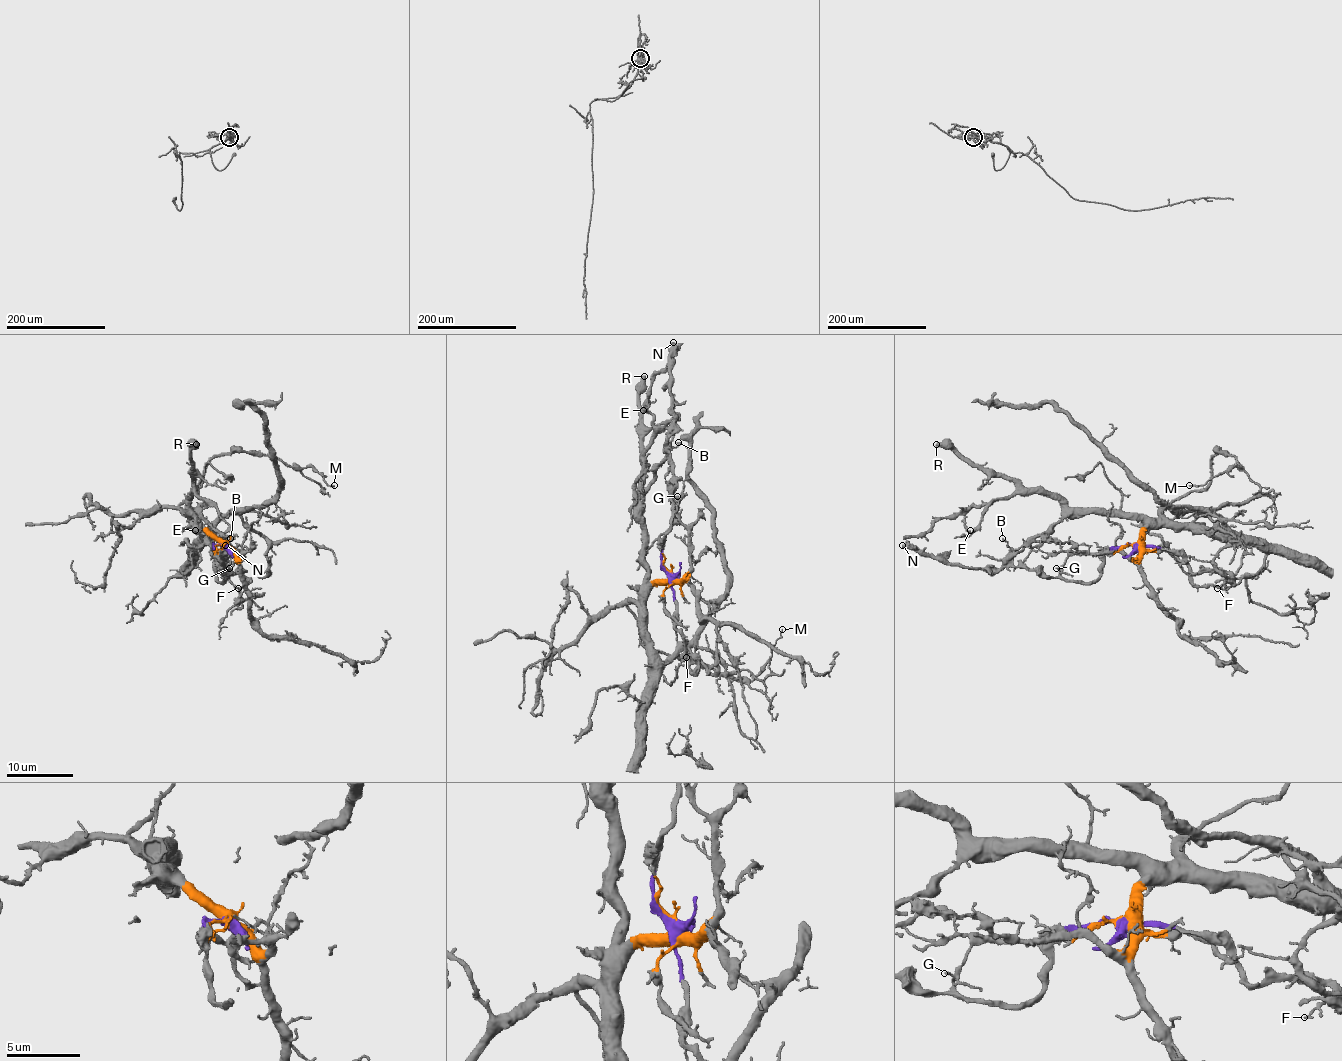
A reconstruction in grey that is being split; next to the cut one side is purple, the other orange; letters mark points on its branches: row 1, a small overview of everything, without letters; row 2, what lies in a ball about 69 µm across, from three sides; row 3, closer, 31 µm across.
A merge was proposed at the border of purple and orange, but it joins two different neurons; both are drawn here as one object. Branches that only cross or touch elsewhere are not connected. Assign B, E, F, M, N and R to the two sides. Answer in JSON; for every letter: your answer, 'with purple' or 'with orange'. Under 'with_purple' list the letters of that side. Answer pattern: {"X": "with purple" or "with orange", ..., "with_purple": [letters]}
{"B": "with purple", "E": "with orange", "F": "with orange", "M": "with orange", "N": "with purple", "R": "with orange", "with_purple": ["B", "N"]}

